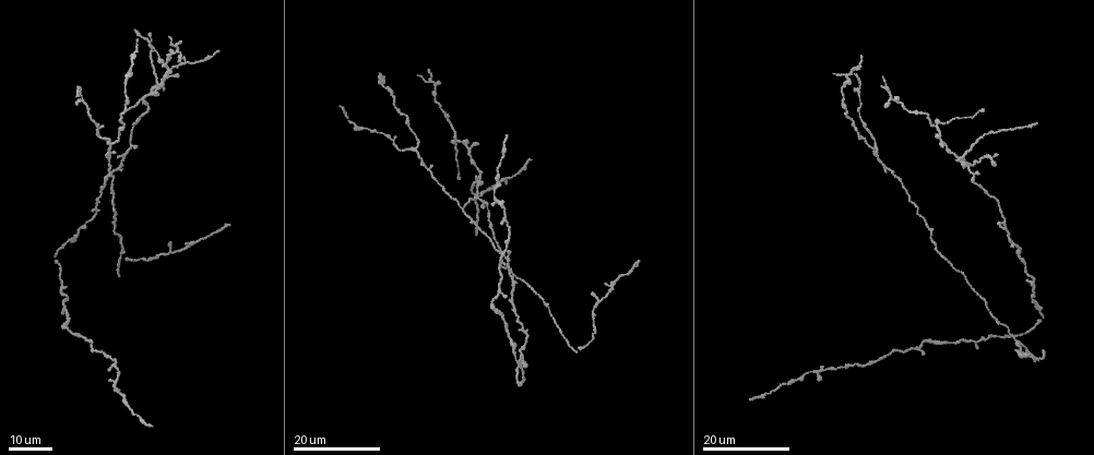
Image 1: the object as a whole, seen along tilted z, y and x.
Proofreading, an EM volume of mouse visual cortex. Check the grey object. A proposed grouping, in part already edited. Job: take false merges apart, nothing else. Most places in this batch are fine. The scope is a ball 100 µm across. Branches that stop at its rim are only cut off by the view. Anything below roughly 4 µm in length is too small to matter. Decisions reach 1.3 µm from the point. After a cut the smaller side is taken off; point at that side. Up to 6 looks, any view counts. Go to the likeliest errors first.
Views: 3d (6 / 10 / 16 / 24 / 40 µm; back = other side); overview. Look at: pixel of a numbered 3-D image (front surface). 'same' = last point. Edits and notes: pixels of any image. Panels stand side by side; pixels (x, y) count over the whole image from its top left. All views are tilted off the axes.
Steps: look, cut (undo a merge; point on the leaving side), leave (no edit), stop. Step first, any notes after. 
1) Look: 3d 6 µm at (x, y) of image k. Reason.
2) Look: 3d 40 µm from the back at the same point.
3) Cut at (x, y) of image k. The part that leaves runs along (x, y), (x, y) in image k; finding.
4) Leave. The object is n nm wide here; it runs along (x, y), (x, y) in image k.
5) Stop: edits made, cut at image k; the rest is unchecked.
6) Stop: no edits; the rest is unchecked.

Look: 3d 16 µm at (415, 151) of image 1. Three arms meet.

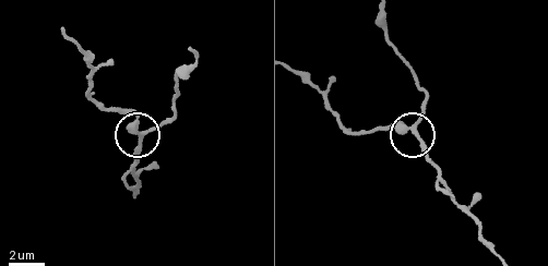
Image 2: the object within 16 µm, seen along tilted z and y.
Look: 3d 6 µm at (143, 135) of image 2. Zoom in.

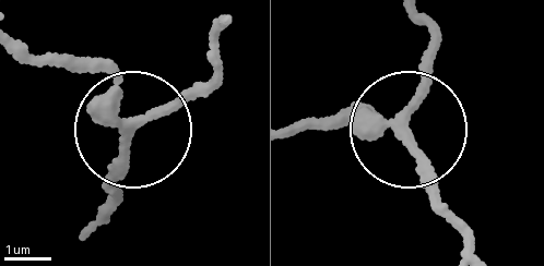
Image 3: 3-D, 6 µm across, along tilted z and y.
Leave. 3 arms meet here; all the same neuron.

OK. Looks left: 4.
Look: 3d 16 µm at (456, 139) of image 1. Three-way junction.

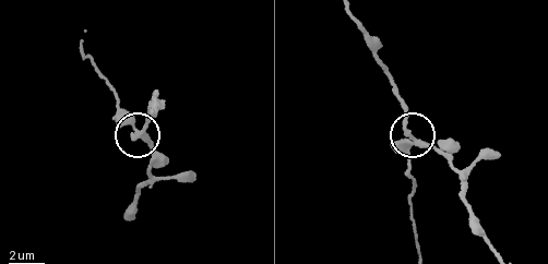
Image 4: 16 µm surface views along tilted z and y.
Look: 3d 6 µm at (409, 138) of image 4. Closer look.

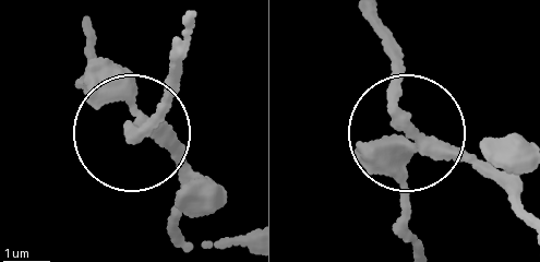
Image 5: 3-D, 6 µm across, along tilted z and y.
Leave. 3 arms meet here; it runs along (520, 210), (500, 181), (414, 140), (400, 167), (405, 231) in image 5; all the same neuron.

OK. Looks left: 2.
Look: 3d 16 µm at (70, 240) of image 1. Arms part here.

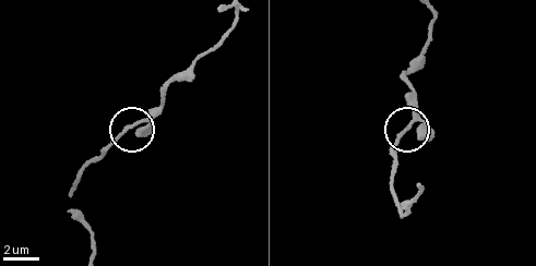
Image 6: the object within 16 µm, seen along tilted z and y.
Look: 3d 6 µm at (408, 123) of image 6.

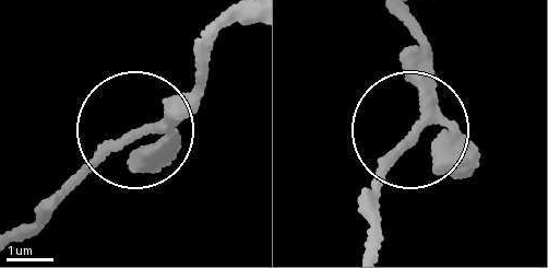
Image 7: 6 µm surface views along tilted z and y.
Leave. The side arm is 46 µm long; it runs along (247, 12), (214, 45), (197, 100), (122, 139), (40, 225) in image 7; continuous, no second neuron.

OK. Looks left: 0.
Stop: no edits; the rest is unchecked.

